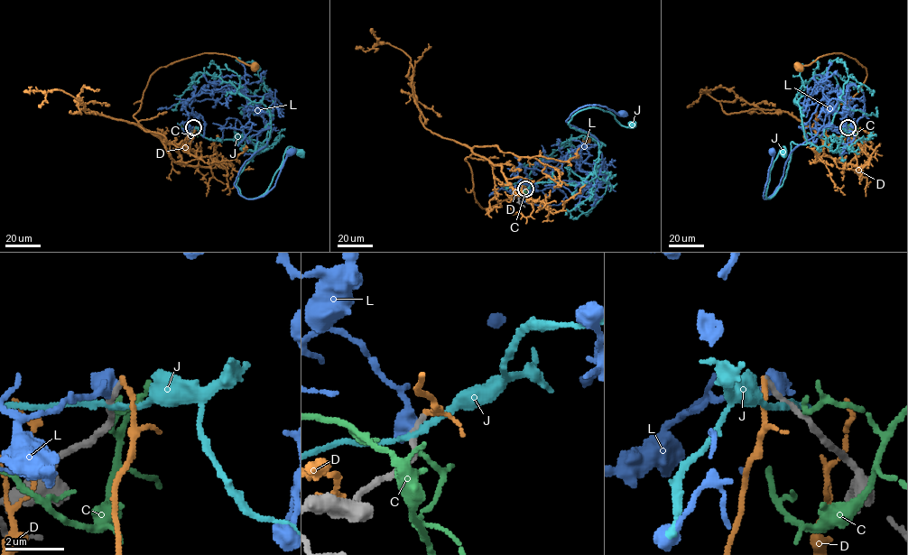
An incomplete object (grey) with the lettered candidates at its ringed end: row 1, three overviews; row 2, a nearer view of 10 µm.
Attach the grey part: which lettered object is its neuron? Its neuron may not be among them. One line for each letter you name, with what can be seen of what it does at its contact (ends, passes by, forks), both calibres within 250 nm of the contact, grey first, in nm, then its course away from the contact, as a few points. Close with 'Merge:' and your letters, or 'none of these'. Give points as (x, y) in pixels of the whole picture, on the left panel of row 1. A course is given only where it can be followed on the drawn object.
Merge: none of these

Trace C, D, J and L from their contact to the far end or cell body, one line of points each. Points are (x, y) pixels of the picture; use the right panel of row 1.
C: (849, 129), (855, 132), (849, 135), (848, 124)
D: (847, 127), (855, 165), (827, 156), (812, 124), (858, 90), (864, 67), (842, 53), (799, 66)
J: (848, 128), (840, 139), (843, 151), (791, 143), (782, 184), (766, 198), (770, 170), (784, 146), (783, 152)
L: (848, 127), (831, 130), (827, 93), (840, 90), (837, 105), (791, 152), (764, 198), (773, 152)

